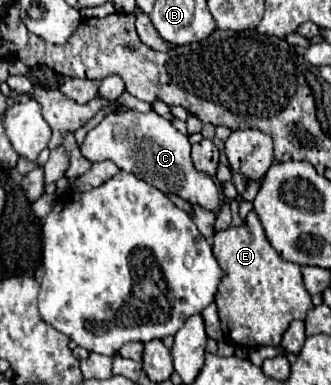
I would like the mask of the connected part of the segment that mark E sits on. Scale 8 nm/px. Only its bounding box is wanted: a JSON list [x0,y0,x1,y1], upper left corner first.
[214,211,314,347]

